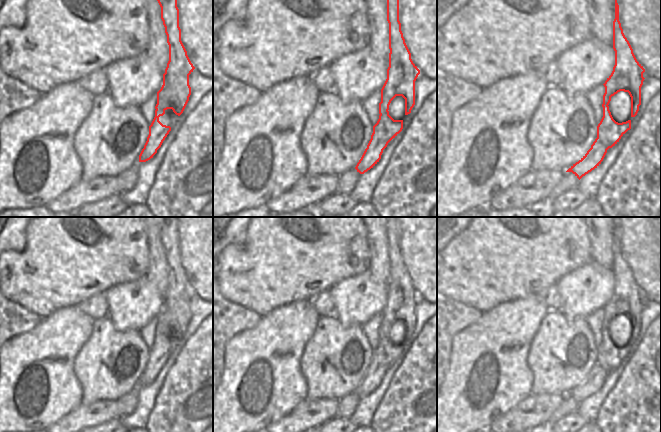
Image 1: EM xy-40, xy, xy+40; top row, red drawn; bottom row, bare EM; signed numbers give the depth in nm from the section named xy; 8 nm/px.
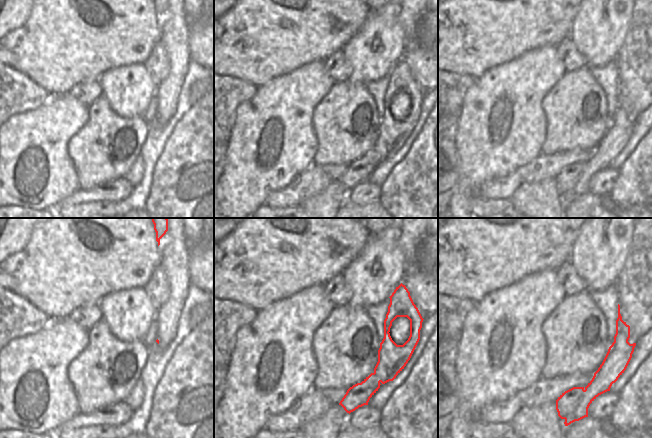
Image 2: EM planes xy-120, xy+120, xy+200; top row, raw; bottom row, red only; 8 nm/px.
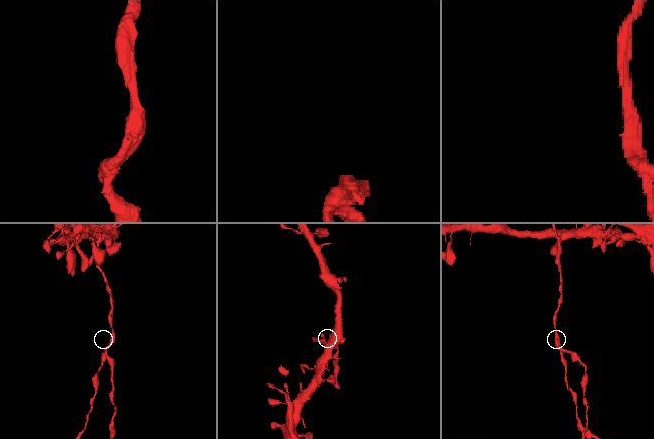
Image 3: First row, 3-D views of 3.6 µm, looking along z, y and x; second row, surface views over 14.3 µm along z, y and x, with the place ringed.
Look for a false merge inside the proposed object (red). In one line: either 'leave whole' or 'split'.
split

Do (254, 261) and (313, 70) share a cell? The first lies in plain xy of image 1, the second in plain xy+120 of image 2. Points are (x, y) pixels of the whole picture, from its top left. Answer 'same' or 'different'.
different

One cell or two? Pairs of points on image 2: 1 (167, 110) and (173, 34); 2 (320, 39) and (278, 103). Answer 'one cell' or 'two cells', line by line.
1: one cell
2: two cells

